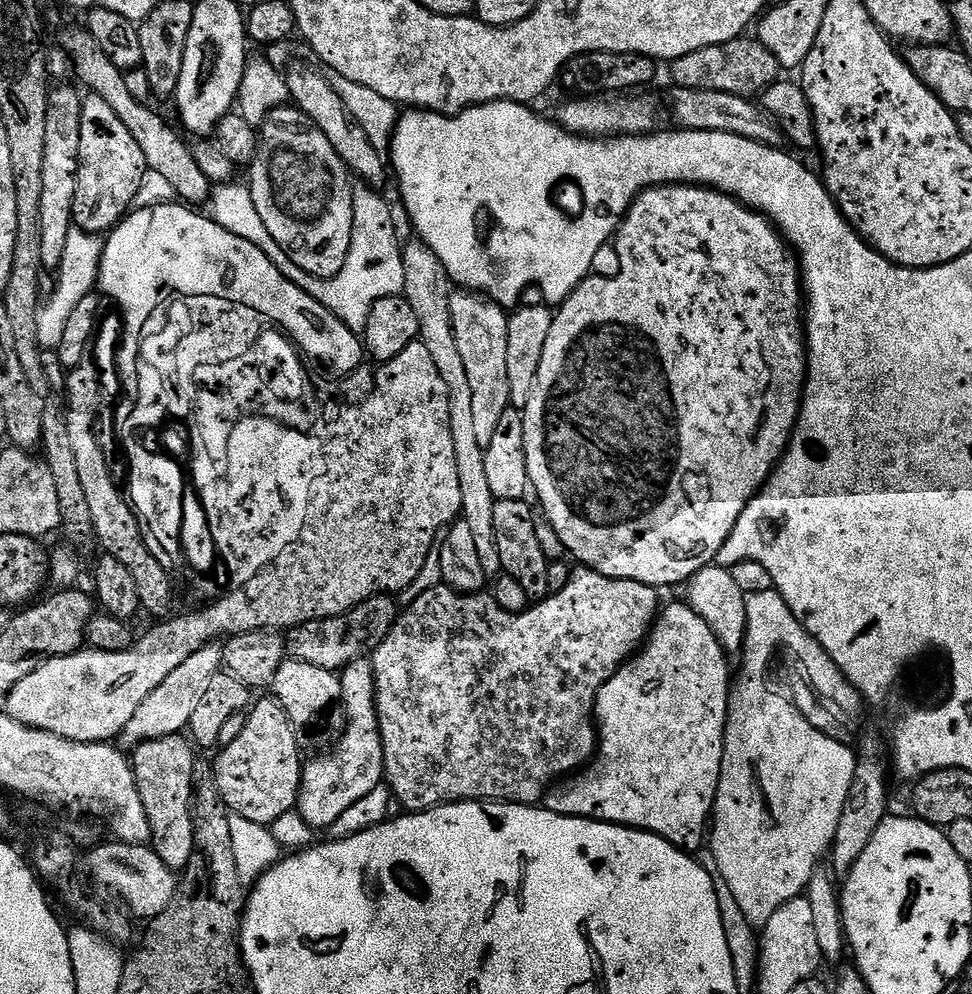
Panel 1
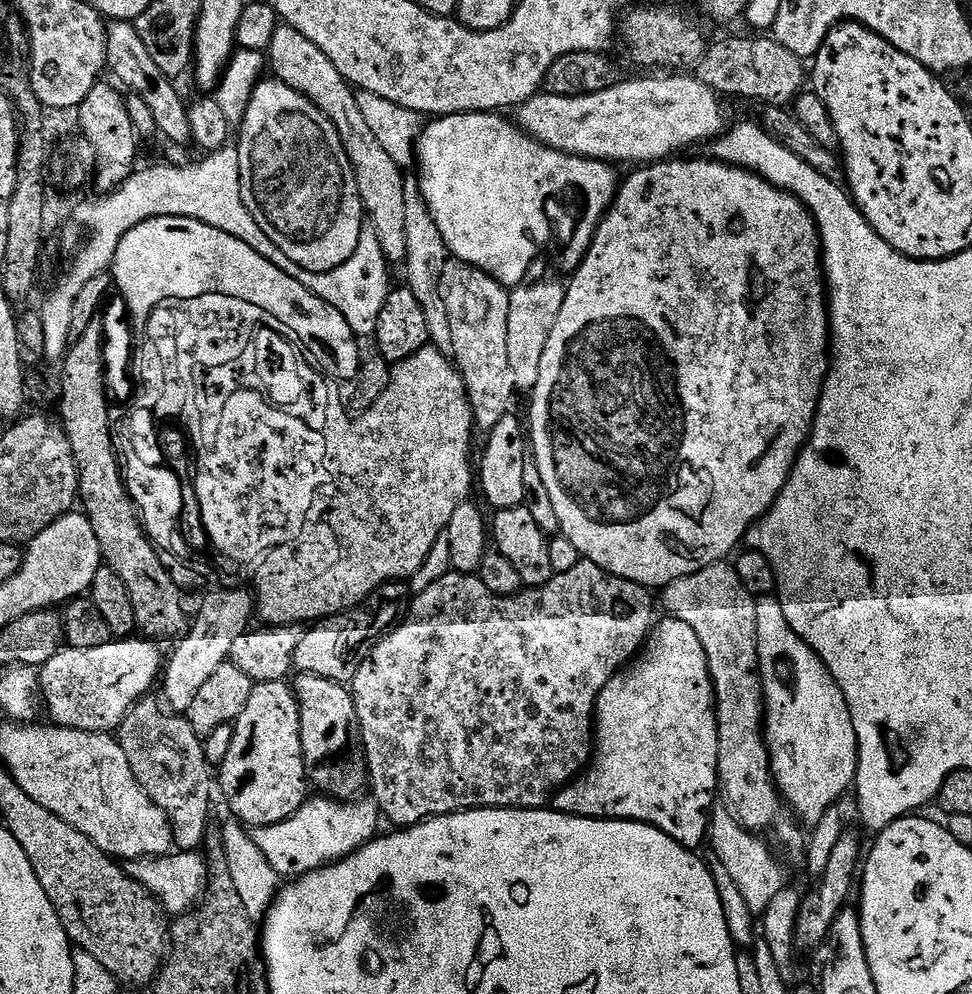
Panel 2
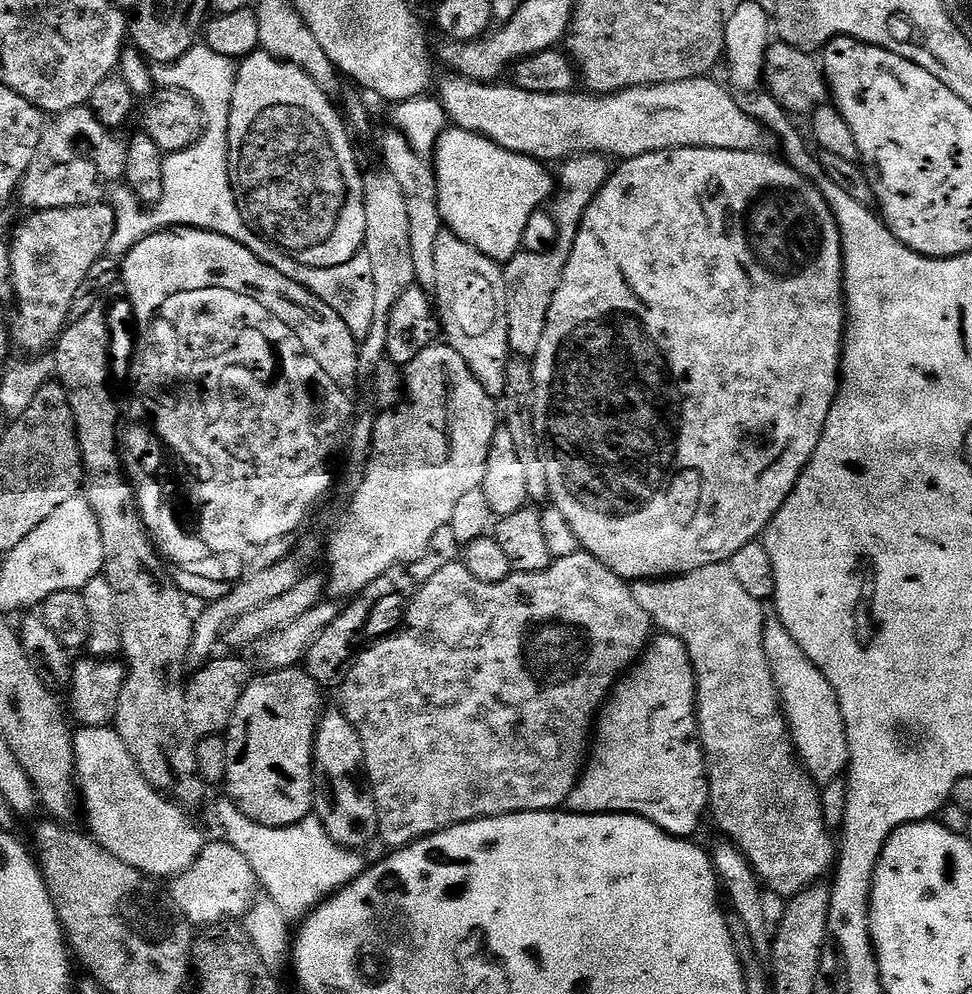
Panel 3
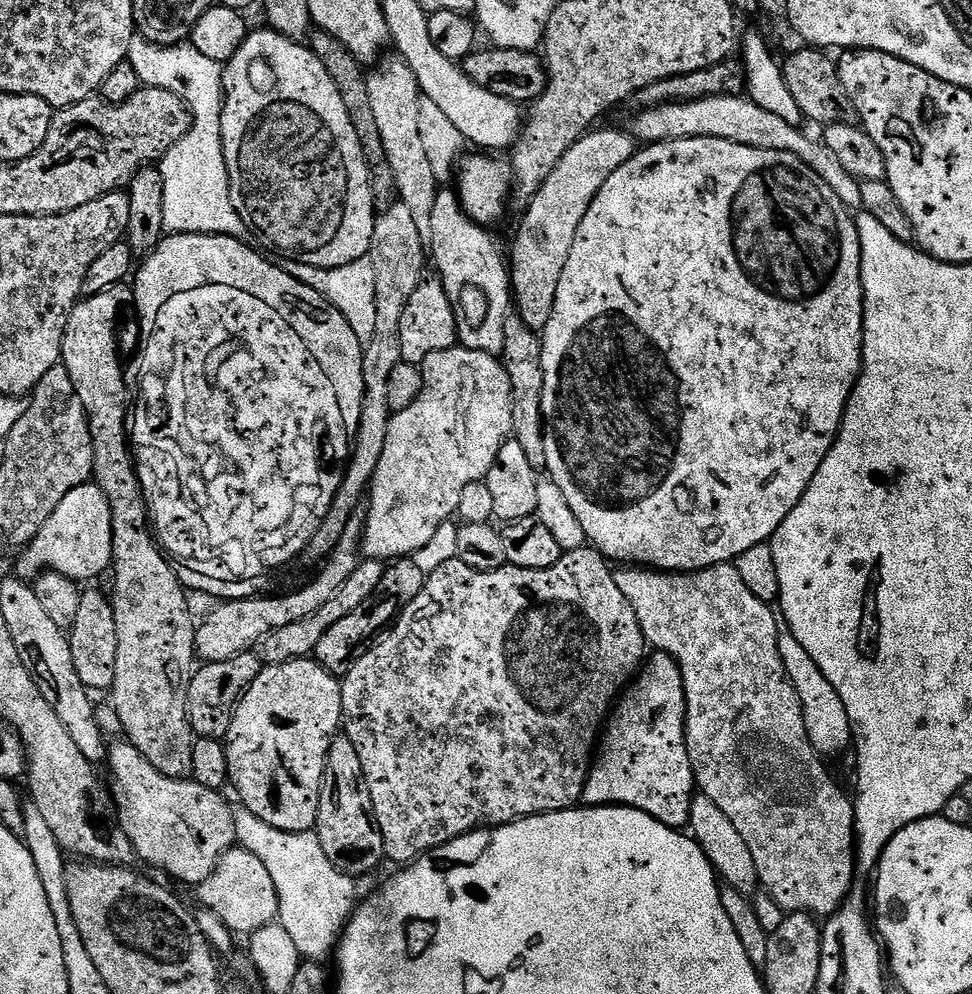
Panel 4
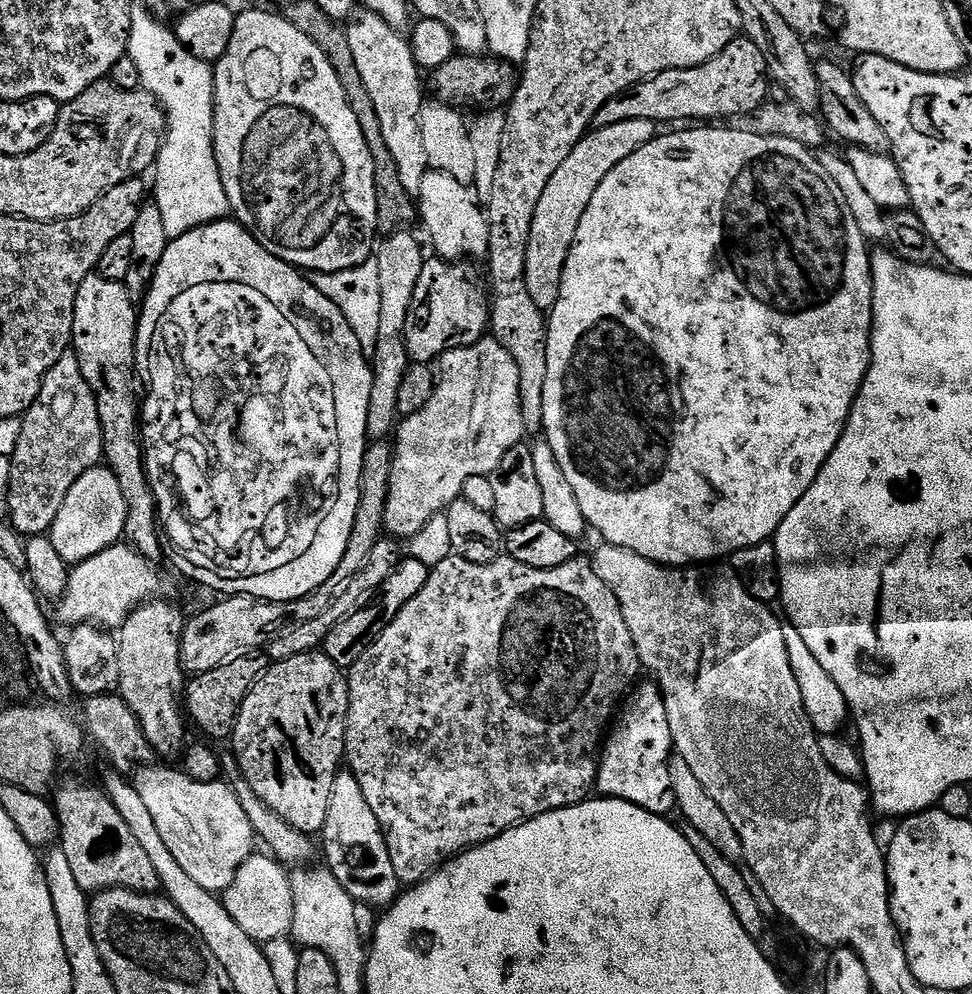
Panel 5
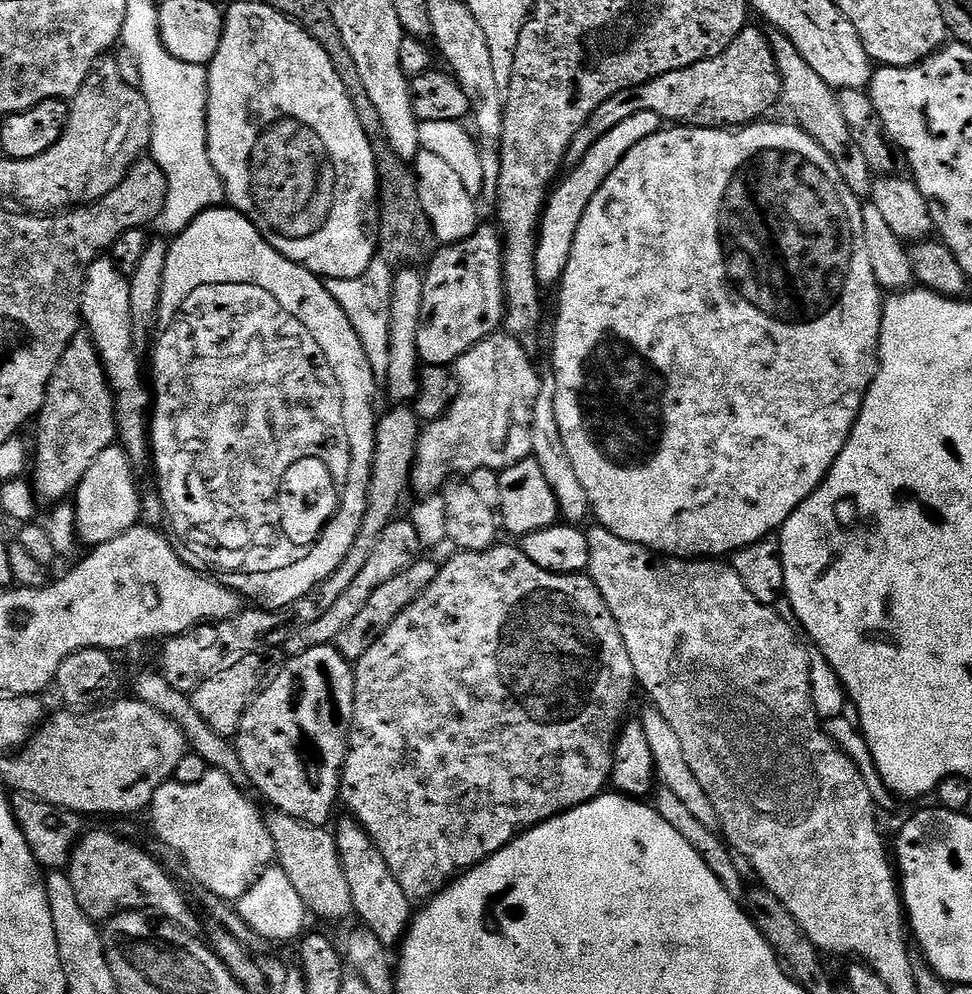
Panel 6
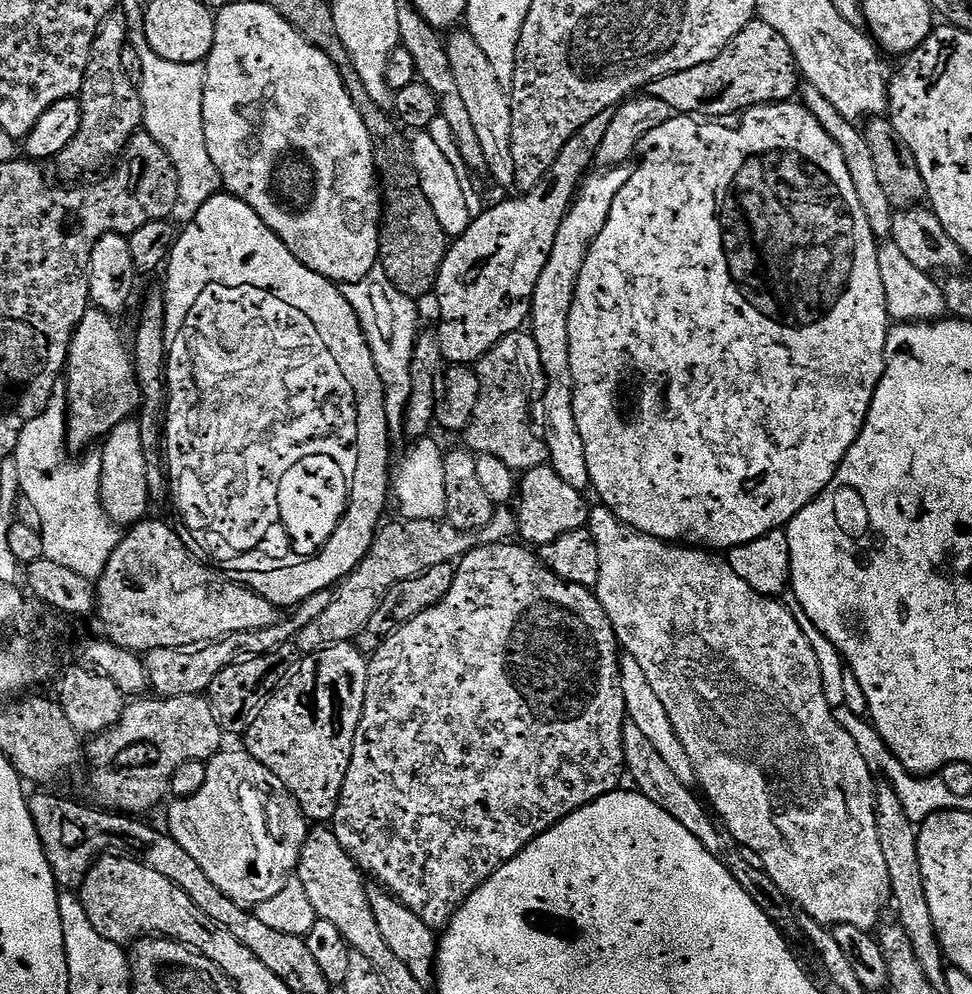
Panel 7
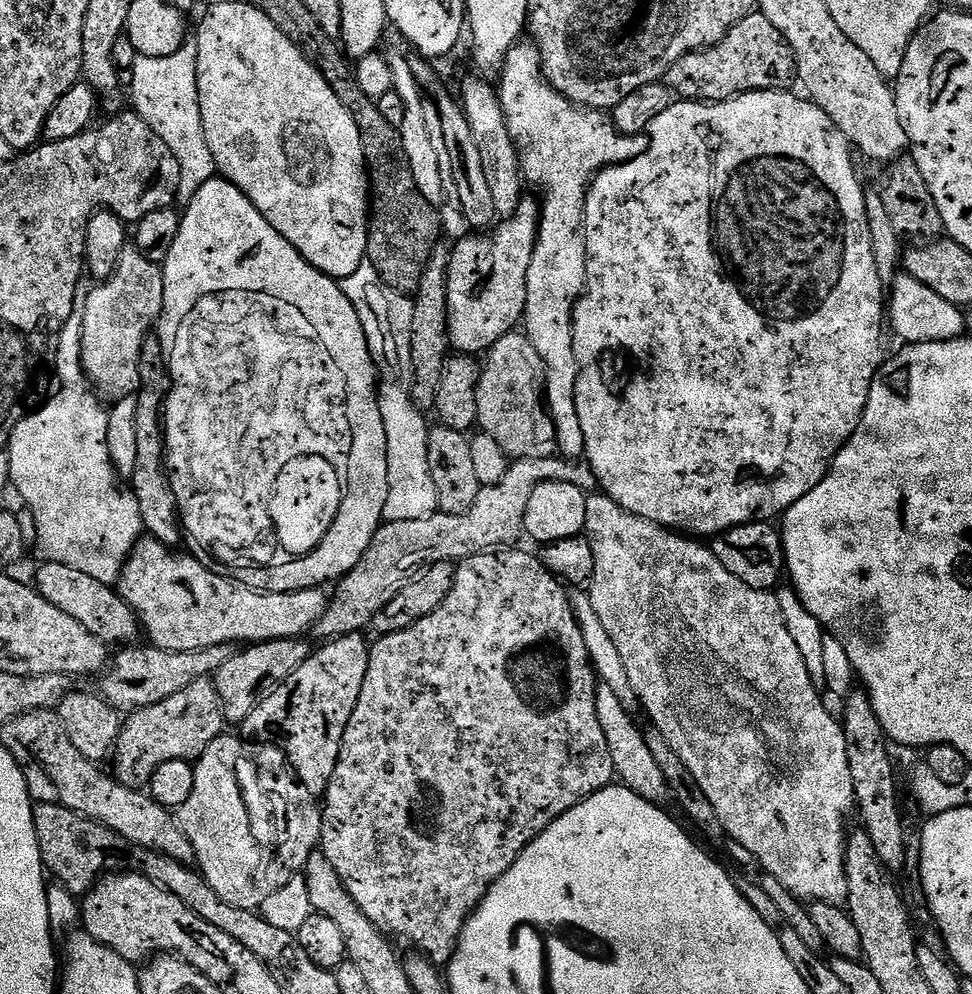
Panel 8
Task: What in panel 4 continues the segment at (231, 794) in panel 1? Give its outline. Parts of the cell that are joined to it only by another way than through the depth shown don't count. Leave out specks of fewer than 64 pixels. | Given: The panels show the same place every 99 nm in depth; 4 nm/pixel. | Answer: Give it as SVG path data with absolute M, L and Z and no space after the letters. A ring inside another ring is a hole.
M314 658L291 660L261 667L258 678L246 690L232 715L226 737L228 778L240 795L239 803L250 814L262 818L266 826L287 832L310 832L320 813L324 773L328 771L328 751L342 728L344 703L342 684Z

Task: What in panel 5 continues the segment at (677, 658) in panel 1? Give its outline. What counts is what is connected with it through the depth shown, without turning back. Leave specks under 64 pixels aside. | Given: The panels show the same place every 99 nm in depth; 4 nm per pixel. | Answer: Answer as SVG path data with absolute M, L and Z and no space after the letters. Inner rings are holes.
M659 683L642 684L623 701L622 711L614 727L607 733L602 745L600 769L594 788L601 797L625 800L645 808L655 816L667 817L668 811L676 808L670 767L670 761L674 756L674 743L668 704L664 700Z

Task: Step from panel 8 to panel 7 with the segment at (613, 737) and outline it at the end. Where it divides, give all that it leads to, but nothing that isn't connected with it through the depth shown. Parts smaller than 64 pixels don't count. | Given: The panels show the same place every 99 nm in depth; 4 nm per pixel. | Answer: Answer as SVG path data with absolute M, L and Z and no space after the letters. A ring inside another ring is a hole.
M631 722L623 725L620 733L620 748L624 752L623 767L625 769L628 767L629 778L636 783L633 784L635 791L639 792L641 796L650 798L650 802L654 802L654 806L662 806L662 810L666 810L666 814L670 814L670 818L674 818L674 822L686 826L686 830L690 830L690 834L694 834L694 838L698 838L698 842L702 842L705 848L715 849L722 836L721 833L716 833L717 825L714 823L709 809L702 803L701 797L695 791L692 793L693 789L682 783L670 770L670 766L666 766L666 762L659 757L658 750L654 750L654 746L644 737L642 730L638 730L638 726L634 726Z

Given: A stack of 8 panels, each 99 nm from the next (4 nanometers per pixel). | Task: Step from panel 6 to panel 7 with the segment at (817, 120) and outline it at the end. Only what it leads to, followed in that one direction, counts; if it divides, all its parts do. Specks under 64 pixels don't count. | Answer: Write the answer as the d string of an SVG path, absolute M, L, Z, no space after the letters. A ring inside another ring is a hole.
M807 84L803 85L800 90L800 100L807 111L814 114L814 118L830 134L830 138L834 138L835 144L842 150L854 190L857 191L858 202L861 203L862 210L865 211L871 232L875 234L877 239L887 239L892 233L894 209L889 198L883 193L882 186L879 185L878 170L875 169L870 144L866 142L863 131L853 121L844 118L814 87Z

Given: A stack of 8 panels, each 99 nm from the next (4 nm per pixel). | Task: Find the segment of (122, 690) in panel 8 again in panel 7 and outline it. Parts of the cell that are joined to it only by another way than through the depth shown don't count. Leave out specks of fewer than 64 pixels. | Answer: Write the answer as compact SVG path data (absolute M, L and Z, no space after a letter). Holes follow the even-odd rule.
M319 595L310 596L307 600L303 601L295 609L296 612L289 620L281 619L274 626L269 628L262 628L257 632L234 632L229 636L222 636L218 640L213 640L203 646L193 647L191 650L186 648L152 648L146 654L146 667L148 675L148 683L151 691L155 693L157 697L161 696L199 696L205 693L208 689L210 682L223 668L235 664L238 660L243 660L250 656L264 656L267 652L277 651L287 640L291 641L295 637L297 632L308 625L310 622L314 622L314 618L318 618L318 614L322 614L322 610L325 606L325 601L321 599Z

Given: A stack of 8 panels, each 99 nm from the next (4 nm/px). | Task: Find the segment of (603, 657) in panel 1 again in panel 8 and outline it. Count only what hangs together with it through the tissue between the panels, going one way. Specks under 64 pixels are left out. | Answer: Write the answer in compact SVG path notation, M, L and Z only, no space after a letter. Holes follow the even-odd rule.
M520 550L483 552L459 561L454 586L450 594L446 594L446 602L442 602L434 614L401 627L401 632L392 632L371 645L362 694L346 726L334 778L330 778L328 791L322 797L319 847L338 872L345 890L376 928L389 937L409 940L417 953L433 962L451 960L469 916L475 912L490 886L514 866L528 843L544 833L559 816L609 787L616 776L614 758L610 758L610 746L598 722L598 677L588 656L569 593L540 561L539 555L516 551Z

